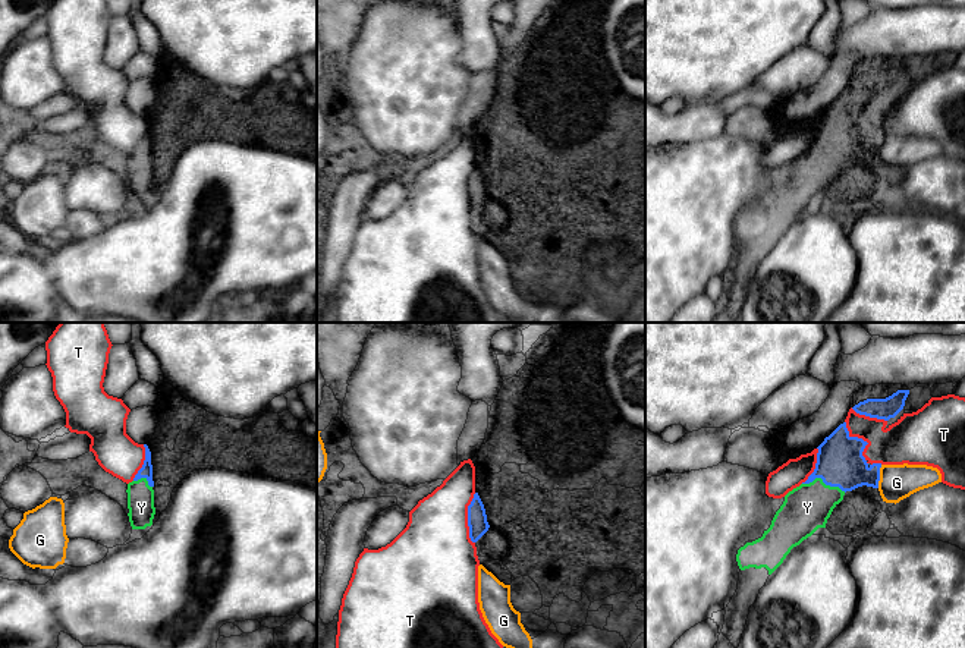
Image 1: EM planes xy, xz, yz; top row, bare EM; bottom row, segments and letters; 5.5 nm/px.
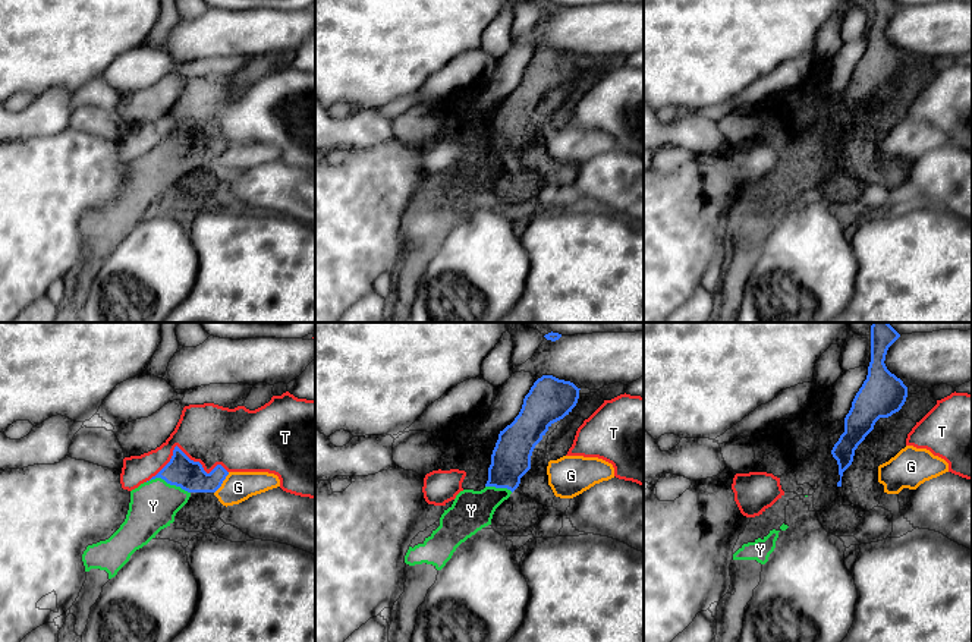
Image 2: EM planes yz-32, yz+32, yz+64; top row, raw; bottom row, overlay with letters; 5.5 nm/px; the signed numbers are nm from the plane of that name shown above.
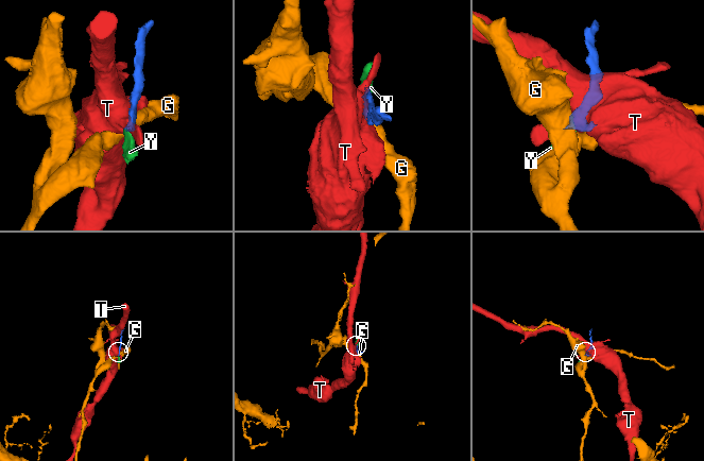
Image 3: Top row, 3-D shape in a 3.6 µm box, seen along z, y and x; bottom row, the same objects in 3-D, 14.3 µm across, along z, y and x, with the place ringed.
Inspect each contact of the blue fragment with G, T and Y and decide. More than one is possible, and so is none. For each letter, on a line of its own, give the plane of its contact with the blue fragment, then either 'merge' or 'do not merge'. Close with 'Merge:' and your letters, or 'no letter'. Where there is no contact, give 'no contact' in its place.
G: contact in yz; do not merge
T: contact in yz; do not merge
Y: contact in yz; merge
Merge: Y

